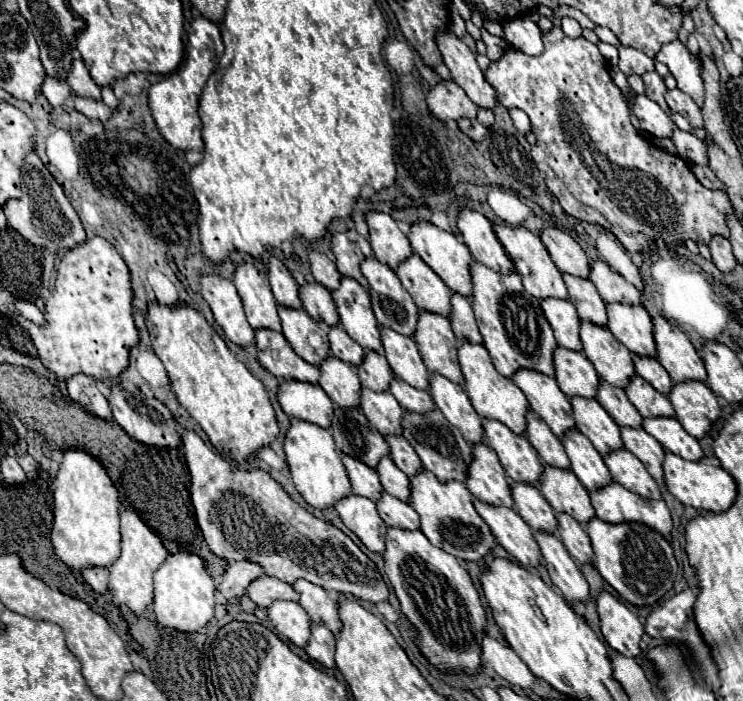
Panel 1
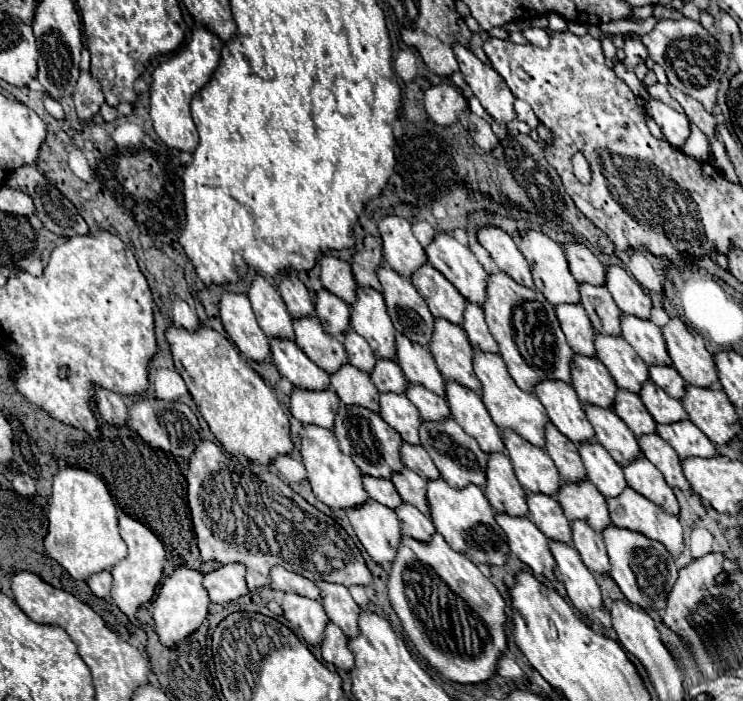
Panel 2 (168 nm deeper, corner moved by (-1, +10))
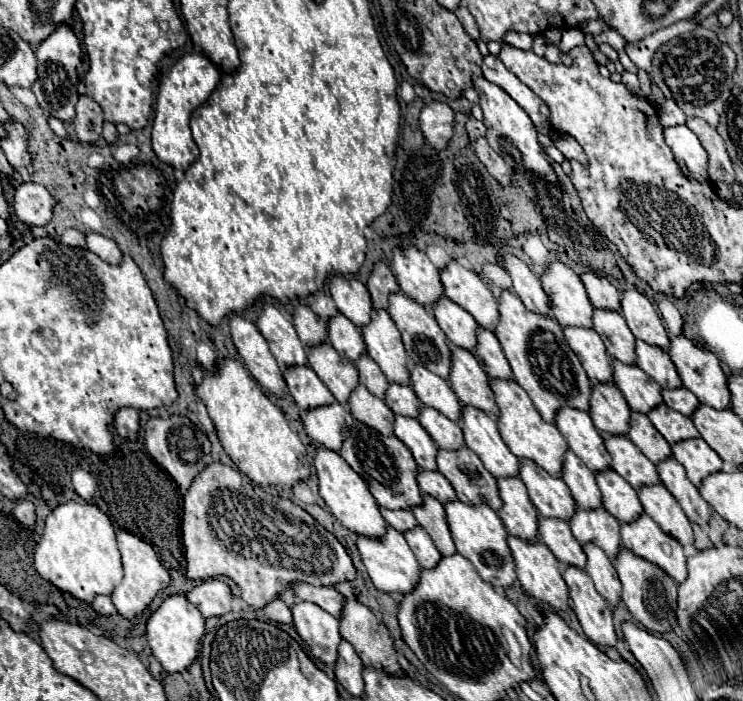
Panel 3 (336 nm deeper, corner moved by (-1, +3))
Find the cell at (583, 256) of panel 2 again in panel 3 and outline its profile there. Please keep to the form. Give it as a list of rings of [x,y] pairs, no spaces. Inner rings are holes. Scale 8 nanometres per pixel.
[[[587,272],[587,274],[581,276],[581,282],[585,284],[589,300],[595,308],[615,310],[615,312],[621,310],[621,300],[619,300],[617,288],[609,280],[605,280],[601,274]]]

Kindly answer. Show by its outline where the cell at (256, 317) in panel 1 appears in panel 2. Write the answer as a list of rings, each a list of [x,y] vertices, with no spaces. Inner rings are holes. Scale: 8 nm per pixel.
[[[261,275],[253,277],[253,283],[249,287],[249,301],[253,307],[253,313],[259,321],[259,327],[267,337],[283,337],[293,339],[293,325],[291,315],[287,313],[287,307],[277,291],[269,281],[265,281]]]

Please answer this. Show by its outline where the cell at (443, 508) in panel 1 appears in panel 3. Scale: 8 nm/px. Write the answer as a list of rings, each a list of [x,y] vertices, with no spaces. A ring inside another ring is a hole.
[[[459,500],[445,504],[445,512],[447,512],[447,522],[457,546],[457,552],[465,558],[471,560],[471,564],[477,568],[479,576],[493,584],[495,588],[509,588],[515,582],[515,562],[511,556],[511,550],[507,546],[507,530],[501,522],[501,518],[497,516],[495,510],[491,510],[487,504],[479,504],[479,506],[469,506],[463,504]]]

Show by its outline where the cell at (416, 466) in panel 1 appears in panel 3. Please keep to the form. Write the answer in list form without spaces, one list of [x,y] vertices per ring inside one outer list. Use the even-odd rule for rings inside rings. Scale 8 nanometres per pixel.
[[[421,472],[417,476],[417,482],[425,494],[437,498],[441,504],[457,500],[453,486],[449,484],[449,480],[441,472]]]

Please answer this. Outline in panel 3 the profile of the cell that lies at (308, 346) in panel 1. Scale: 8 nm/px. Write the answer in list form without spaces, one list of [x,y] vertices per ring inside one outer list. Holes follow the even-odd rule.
[[[329,342],[309,348],[307,354],[309,354],[309,366],[317,372],[321,382],[333,392],[339,404],[347,406],[349,394],[359,384],[355,364],[349,360],[341,360],[341,356]]]

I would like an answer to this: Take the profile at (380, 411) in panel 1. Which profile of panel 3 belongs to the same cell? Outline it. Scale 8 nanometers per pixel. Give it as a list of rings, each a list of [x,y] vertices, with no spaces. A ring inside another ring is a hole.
[[[397,416],[395,418],[395,436],[413,452],[421,470],[437,472],[437,462],[435,462],[437,446],[415,418]]]

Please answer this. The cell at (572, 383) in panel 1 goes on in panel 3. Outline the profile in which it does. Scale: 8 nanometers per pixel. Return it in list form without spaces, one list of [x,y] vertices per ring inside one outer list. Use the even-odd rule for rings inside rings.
[[[593,384],[593,404],[589,416],[601,434],[627,436],[631,408],[617,386]]]

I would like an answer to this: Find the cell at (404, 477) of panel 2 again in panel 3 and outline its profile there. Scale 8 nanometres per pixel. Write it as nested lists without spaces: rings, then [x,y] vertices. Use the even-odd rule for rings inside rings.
[[[423,494],[423,506],[421,508],[411,508],[411,512],[415,514],[419,526],[431,536],[431,540],[435,542],[437,550],[441,552],[441,556],[453,556],[455,544],[447,526],[447,518],[445,518],[445,508],[439,500],[433,500],[431,496]]]

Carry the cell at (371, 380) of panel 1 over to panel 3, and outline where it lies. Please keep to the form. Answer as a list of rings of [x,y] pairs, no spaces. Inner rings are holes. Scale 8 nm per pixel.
[[[389,384],[389,390],[385,394],[385,404],[399,416],[419,418],[421,402],[419,402],[419,398],[415,396],[415,392],[409,386]]]

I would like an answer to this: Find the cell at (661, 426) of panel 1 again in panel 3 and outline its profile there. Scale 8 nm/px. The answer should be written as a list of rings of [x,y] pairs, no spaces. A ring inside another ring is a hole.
[[[693,438],[693,440],[683,440],[671,446],[673,456],[677,462],[683,464],[687,478],[699,488],[701,482],[715,472],[723,470],[723,460],[717,456],[717,452],[713,448],[709,448],[709,444],[701,438]]]

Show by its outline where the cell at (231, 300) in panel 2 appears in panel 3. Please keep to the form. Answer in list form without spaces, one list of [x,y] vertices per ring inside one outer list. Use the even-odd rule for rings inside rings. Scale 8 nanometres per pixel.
[[[233,314],[229,318],[229,326],[231,326],[233,344],[235,344],[237,352],[241,354],[247,370],[253,374],[253,378],[267,392],[283,396],[287,390],[283,374],[267,346],[267,340],[261,336],[257,326],[253,322],[243,320],[239,314]]]

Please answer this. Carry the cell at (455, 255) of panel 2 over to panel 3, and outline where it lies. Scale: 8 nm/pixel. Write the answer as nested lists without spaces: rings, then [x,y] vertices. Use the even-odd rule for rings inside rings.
[[[451,260],[445,270],[441,270],[441,282],[445,286],[445,296],[465,308],[479,326],[495,330],[499,320],[497,300],[489,286],[473,272]]]

